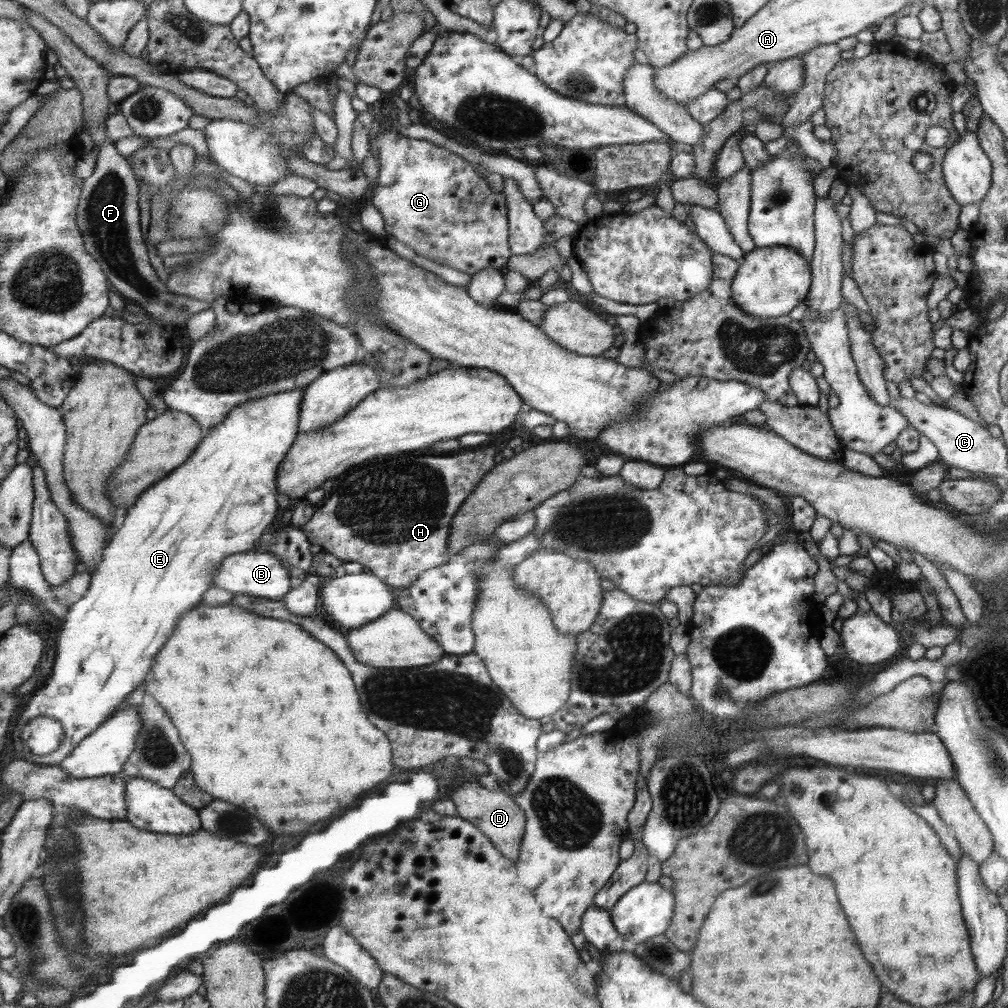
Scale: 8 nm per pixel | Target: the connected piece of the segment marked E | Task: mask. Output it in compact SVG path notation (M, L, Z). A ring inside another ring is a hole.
M301 387L295 390L288 390L288 392L271 394L265 398L243 402L241 406L235 406L231 412L227 413L227 417L223 421L204 432L203 440L199 441L199 446L195 447L195 452L191 453L191 456L187 457L187 460L182 465L179 465L177 469L173 469L165 478L154 482L149 488L143 490L140 497L135 500L135 504L131 508L127 508L123 525L113 535L107 548L103 550L101 564L90 573L91 581L87 592L85 592L81 600L70 606L69 614L67 614L61 630L57 632L56 658L51 675L41 688L35 690L35 694L23 706L19 718L10 732L14 751L18 757L39 765L60 767L65 758L68 758L85 738L90 737L105 721L113 717L113 714L126 704L127 695L133 693L146 680L151 664L154 662L154 657L159 653L163 644L165 644L165 640L171 636L171 632L173 632L173 628L177 624L177 618L183 612L189 612L201 600L201 594L211 586L211 577L215 577L215 573L217 573L223 558L229 557L230 554L246 553L247 551L254 550L254 543L262 536L263 530L267 528L267 524L271 524L271 520L275 518L275 512L277 512L277 502L275 502L275 496L277 496L275 494L275 470L279 468L279 464L281 464L291 445L294 444L295 437L298 434L299 409L302 404L304 389L305 387ZM38 716L55 718L55 720L63 724L66 732L66 738L61 743L61 747L46 756L32 754L21 738L23 728L33 718Z

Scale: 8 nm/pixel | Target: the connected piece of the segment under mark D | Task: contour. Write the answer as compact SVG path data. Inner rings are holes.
M455 780L455 784L449 787L453 787L448 798L454 803L456 816L478 827L490 842L502 854L507 854L507 858L511 858L511 862L514 863L519 855L526 819L518 804L509 795L505 796L505 793L501 793L499 789L488 790L474 780Z

